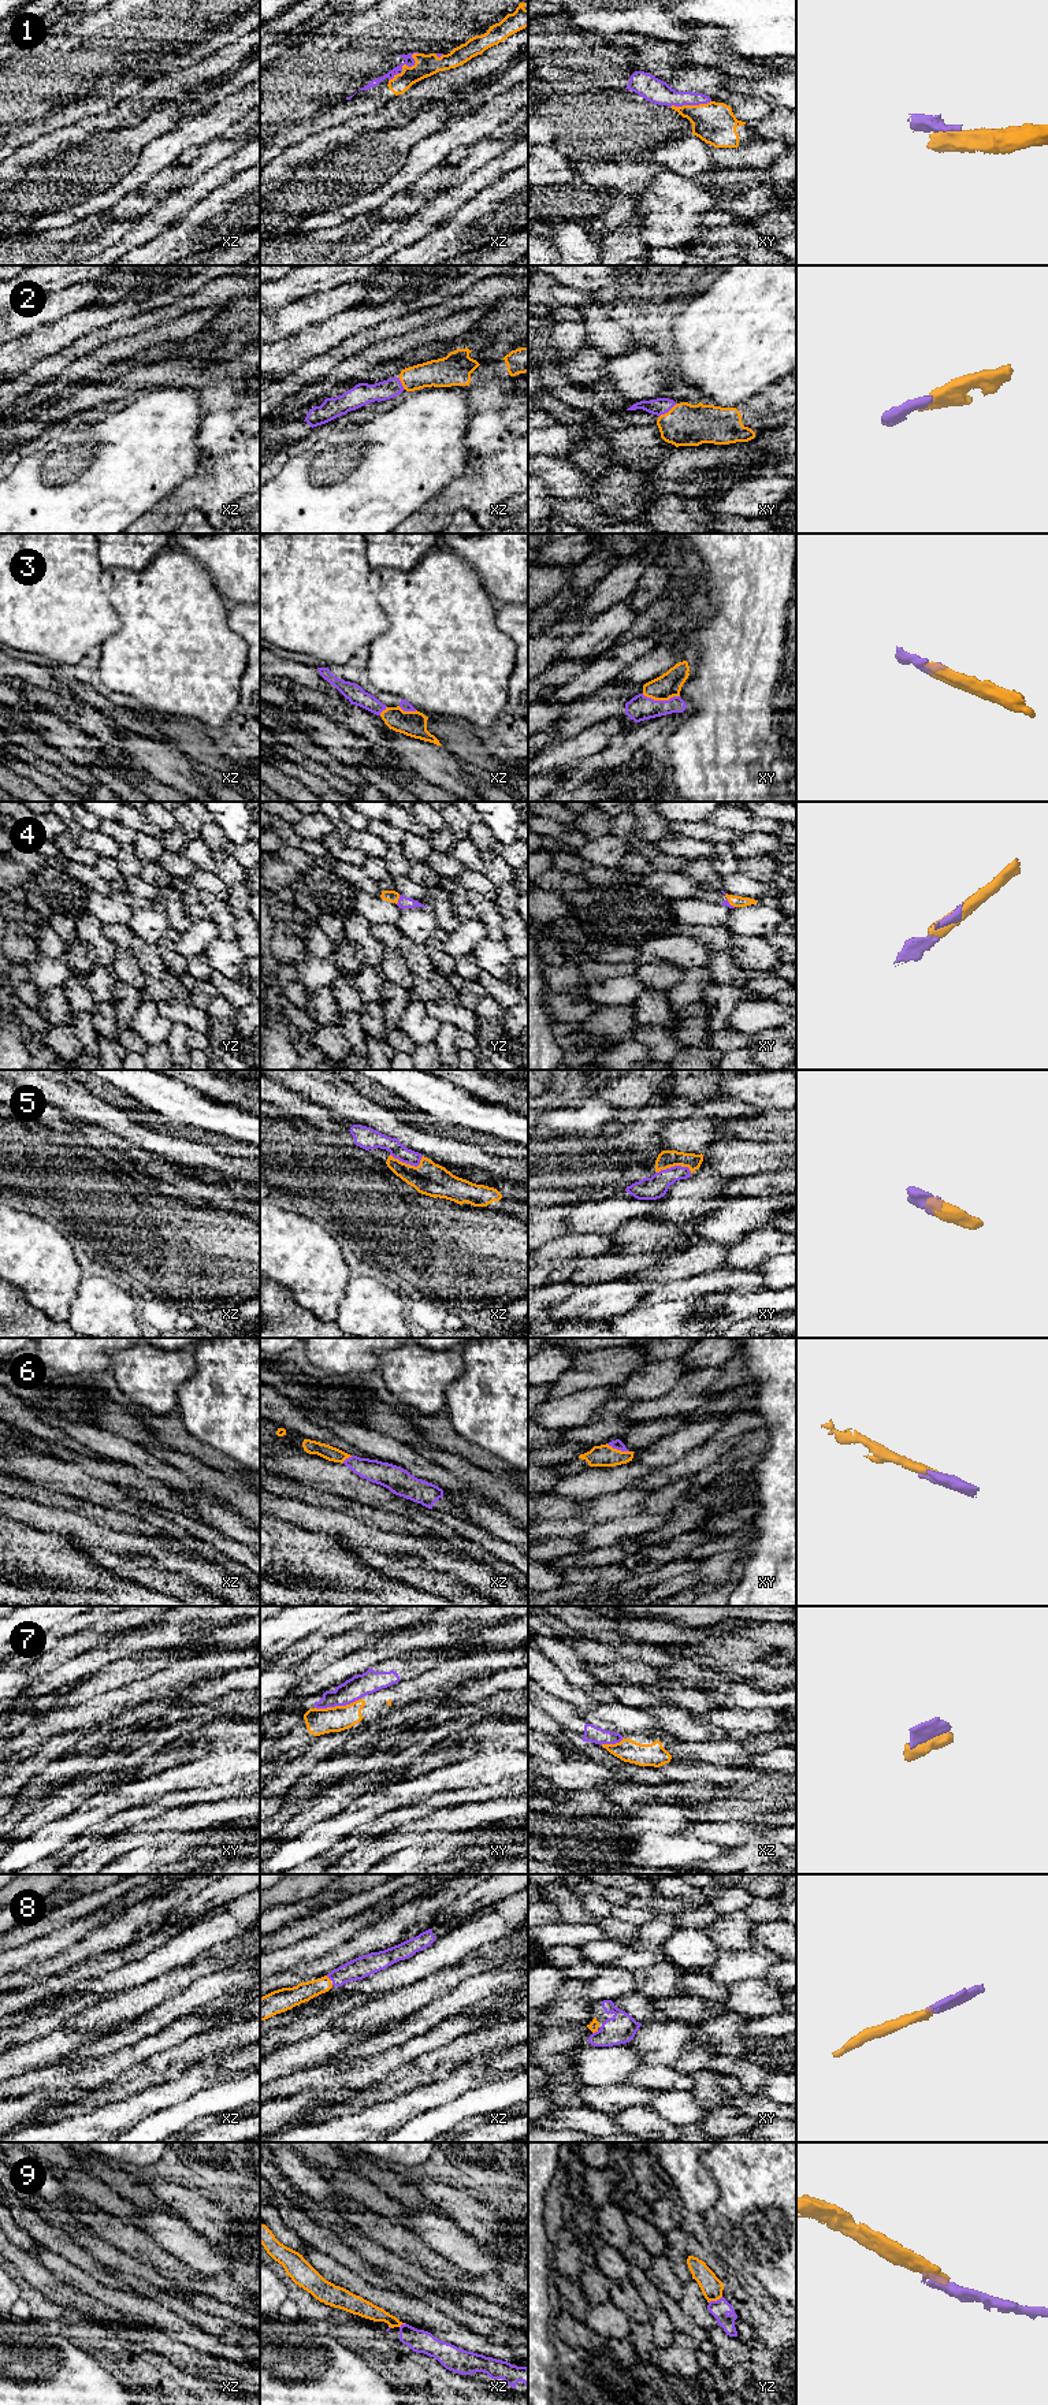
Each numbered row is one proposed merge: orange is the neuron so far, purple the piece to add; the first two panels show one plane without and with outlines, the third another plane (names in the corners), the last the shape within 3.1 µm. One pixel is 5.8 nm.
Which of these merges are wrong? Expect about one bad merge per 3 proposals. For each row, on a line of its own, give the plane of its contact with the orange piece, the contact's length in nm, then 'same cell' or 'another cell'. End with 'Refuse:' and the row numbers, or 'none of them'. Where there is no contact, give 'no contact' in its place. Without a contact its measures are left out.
1: contact in xz; length 240 nm; another cell
2: contact in xy; length 130 nm; same cell
3: contact in xy; length 220 nm; same cell
4: contact in yz; length 60 nm; same cell
5: contact in xy; length 220 nm; same cell
6: contact in xy; length 140 nm; same cell
7: contact in xy; length 280 nm; another cell
8: contact in xz; length 50 nm; same cell
9: contact in yz; length 90 nm; another cell
Refuse: 1, 7, 9

